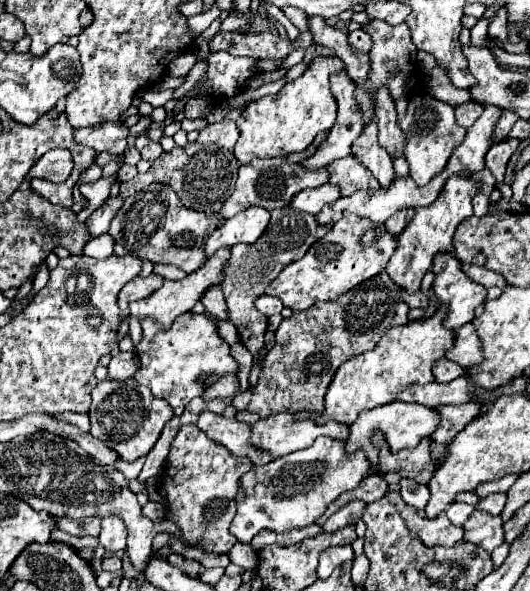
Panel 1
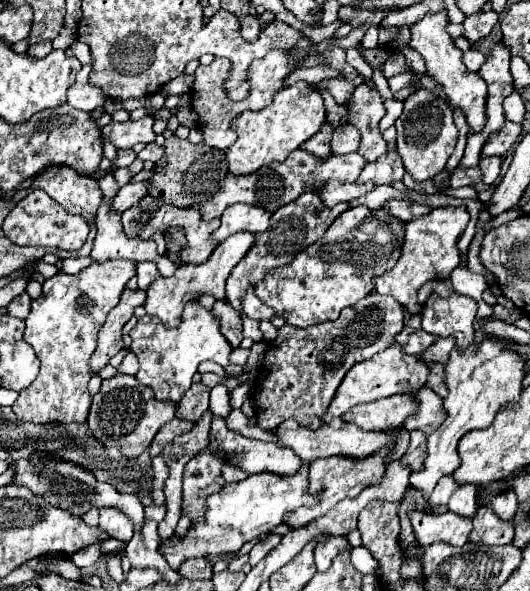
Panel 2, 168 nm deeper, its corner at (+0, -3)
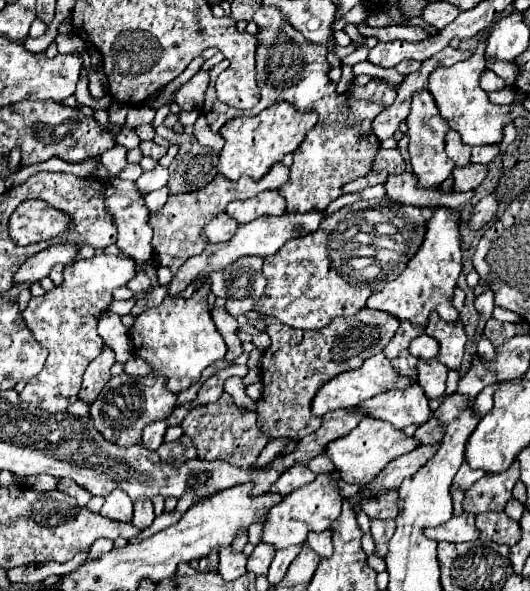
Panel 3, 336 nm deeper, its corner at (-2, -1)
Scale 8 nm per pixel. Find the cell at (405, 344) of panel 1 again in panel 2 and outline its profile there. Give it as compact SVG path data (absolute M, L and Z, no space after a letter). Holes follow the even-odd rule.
M394 344L388 350L374 354L372 360L366 360L362 364L354 364L354 368L350 368L350 372L346 372L342 384L336 390L336 396L330 404L328 414L342 416L358 404L368 404L368 402L388 398L394 394L416 392L418 388L426 386L428 374L430 374L428 364L422 360L422 356L410 356L404 352L404 348L400 344Z

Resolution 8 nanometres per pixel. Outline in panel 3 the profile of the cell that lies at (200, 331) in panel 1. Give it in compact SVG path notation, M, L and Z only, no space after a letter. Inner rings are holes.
M206 280L206 284L188 300L166 296L160 306L142 312L130 330L134 354L144 358L154 368L156 376L166 376L168 390L174 394L196 384L204 368L226 356L226 342L210 318L210 306L206 302L208 294L210 282Z

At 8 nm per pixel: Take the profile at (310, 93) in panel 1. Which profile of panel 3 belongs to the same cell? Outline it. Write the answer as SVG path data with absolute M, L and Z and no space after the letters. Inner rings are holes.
M278 102L266 110L262 110L254 118L234 118L224 128L220 128L220 136L224 136L226 144L220 152L218 172L228 180L238 180L240 176L250 176L252 180L260 180L272 164L280 162L288 152L294 152L306 134L316 126L318 116L314 112L298 112L288 102Z

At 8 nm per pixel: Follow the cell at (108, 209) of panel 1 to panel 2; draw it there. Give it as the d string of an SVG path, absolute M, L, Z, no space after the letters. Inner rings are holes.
M132 182L132 184L126 184L124 188L118 190L118 194L110 200L110 208L118 214L122 214L124 210L128 210L130 206L134 206L142 196L148 194L148 184L142 184L142 182Z

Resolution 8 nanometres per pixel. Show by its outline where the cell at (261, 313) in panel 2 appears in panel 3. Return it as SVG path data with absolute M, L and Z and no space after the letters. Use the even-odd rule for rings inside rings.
M244 256L220 272L208 274L214 296L226 298L226 310L238 318L252 310L264 292L266 280L262 276L264 258Z

